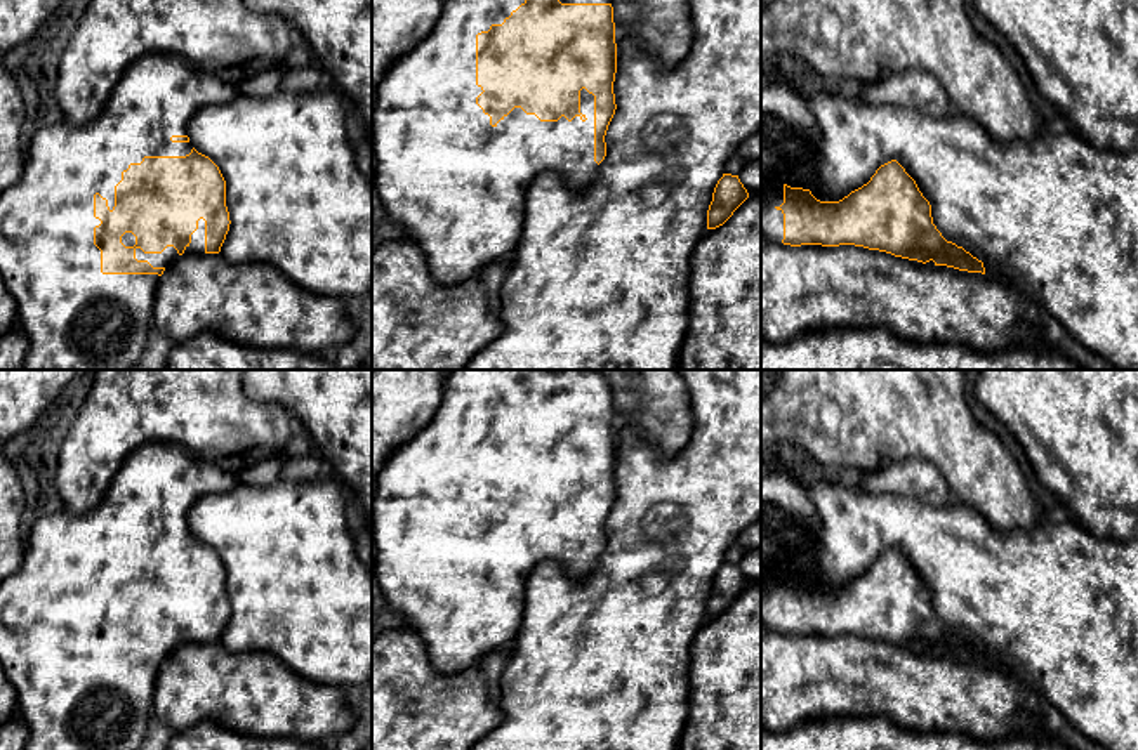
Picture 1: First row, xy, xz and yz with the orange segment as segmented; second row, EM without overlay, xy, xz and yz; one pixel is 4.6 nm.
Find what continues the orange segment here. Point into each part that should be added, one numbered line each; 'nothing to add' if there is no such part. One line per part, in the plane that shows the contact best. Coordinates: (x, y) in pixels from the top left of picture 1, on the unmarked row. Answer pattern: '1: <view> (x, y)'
1: xz (457, 573)

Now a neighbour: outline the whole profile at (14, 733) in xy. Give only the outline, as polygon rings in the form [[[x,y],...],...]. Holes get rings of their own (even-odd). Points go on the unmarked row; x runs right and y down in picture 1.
[[[16,715],[0,727],[0,750],[24,750],[28,738],[30,727]]]

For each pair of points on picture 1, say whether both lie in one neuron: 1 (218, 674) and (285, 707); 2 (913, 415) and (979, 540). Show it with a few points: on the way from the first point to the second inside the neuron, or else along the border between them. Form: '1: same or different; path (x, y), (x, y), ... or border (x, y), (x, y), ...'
1: same; path (235, 690), (268, 700)
2: different; border (954, 499), (975, 507), (992, 525)

